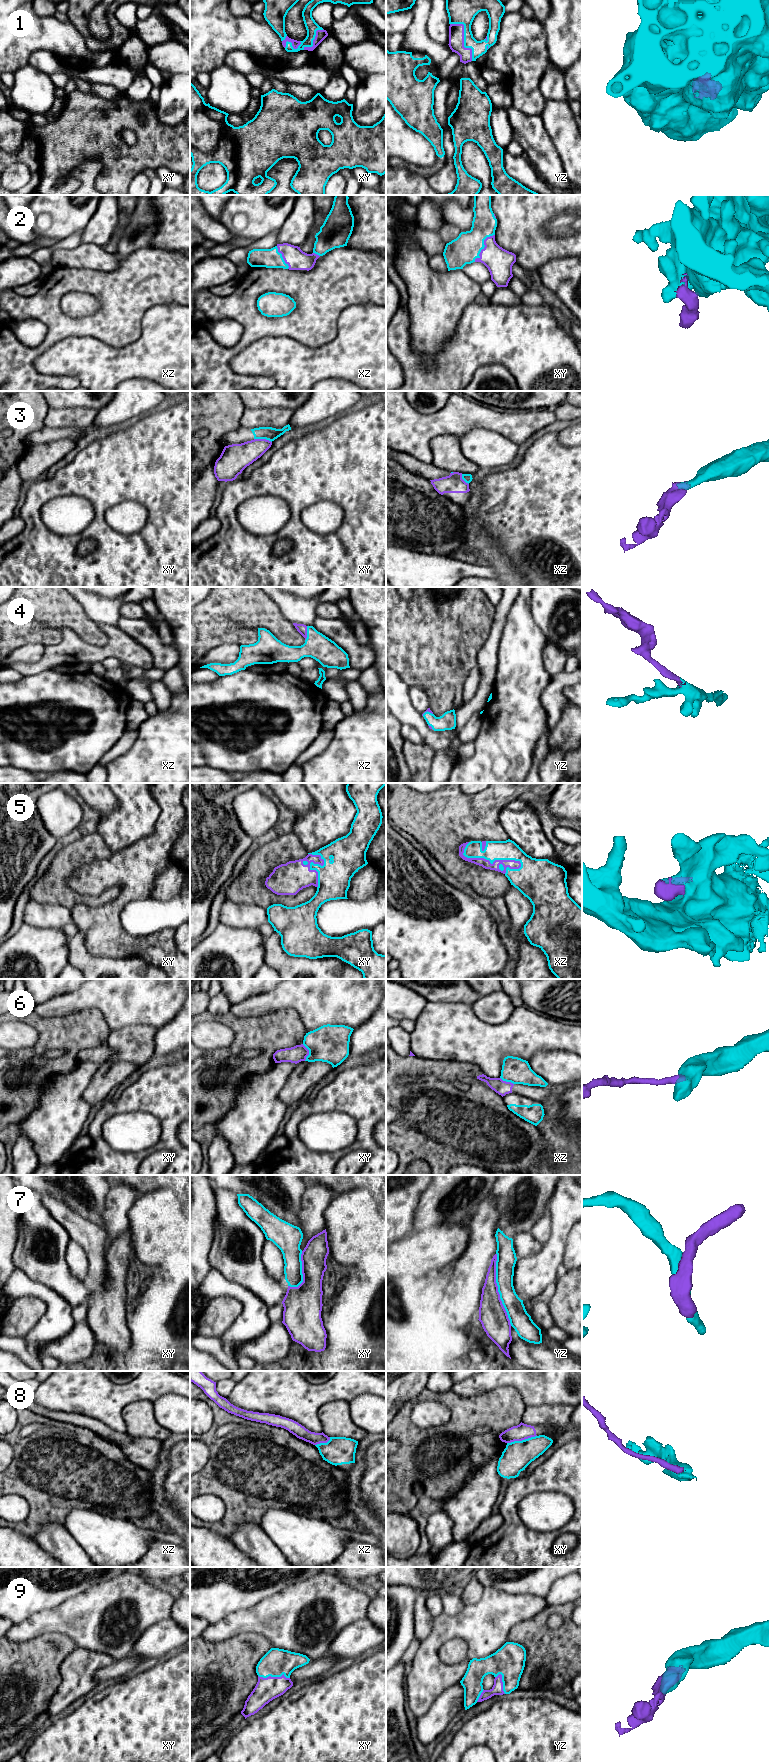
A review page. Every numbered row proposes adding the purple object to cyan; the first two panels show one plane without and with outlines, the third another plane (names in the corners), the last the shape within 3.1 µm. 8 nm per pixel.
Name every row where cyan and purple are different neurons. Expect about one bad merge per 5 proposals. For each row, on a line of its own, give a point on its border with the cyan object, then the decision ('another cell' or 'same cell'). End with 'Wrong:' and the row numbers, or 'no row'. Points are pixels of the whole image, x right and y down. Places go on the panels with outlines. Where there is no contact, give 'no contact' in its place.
1: contact yz (464, 38); same cell
2: contact xy (484, 246); same cell
3: contact xy (263, 438); another cell
4: contact xz (307, 633); same cell
5: contact xz (491, 863); same cell
6: contact xy (309, 1052); another cell
7: contact yz (498, 1289); same cell
8: contact xy (522, 1440); another cell
9: contact xy (274, 1676); same cell
Wrong: 3, 6, 8

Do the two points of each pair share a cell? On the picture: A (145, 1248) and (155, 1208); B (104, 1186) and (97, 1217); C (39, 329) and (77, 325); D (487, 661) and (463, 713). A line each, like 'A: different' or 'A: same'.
A: same
B: same
C: different
D: same

